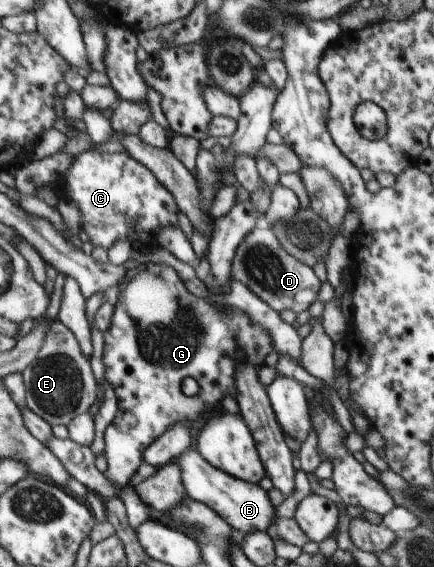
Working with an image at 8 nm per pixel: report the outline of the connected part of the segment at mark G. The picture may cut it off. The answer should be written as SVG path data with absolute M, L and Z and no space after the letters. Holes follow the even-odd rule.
M166 263L162 264L162 270L158 272L162 275L148 269L142 270L126 284L121 304L114 307L110 326L103 332L102 362L105 365L105 380L112 385L118 399L116 416L105 430L104 455L108 469L104 474L117 487L129 485L130 479L142 466L144 451L172 425L186 420L191 428L192 420L196 422L208 408L215 408L224 396L230 394L236 398L235 374L241 363L246 362L260 370L265 365L266 356L275 350L270 333L262 325L254 324L245 312L192 295L176 270L172 266L166 266ZM186 376L198 382L200 390L197 395L189 397L182 393L182 380Z

